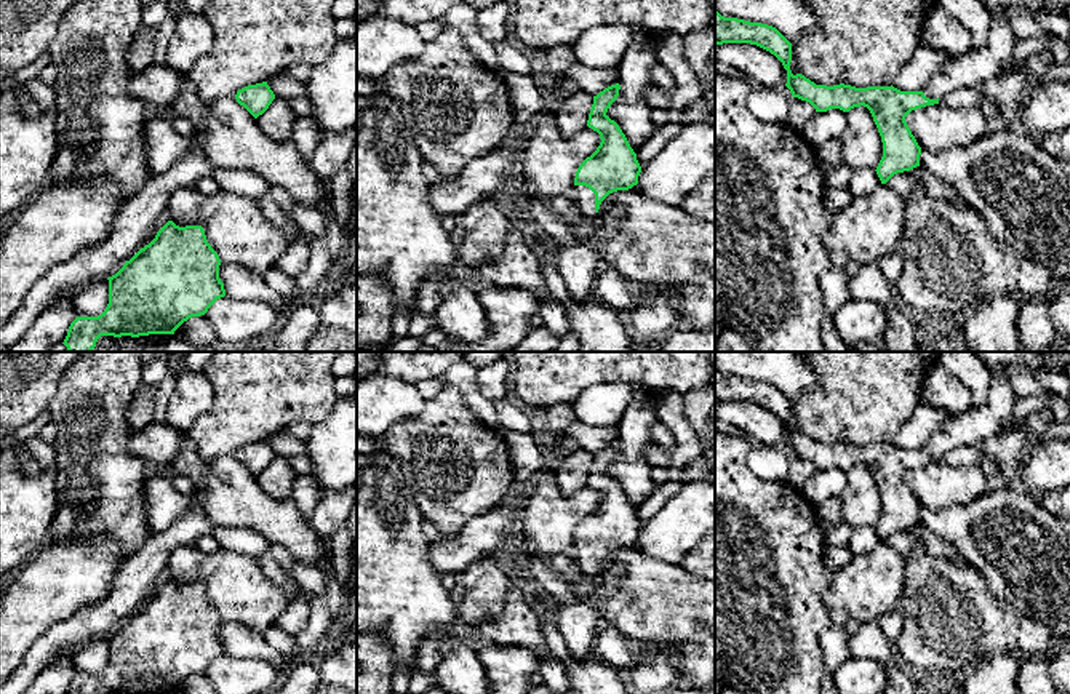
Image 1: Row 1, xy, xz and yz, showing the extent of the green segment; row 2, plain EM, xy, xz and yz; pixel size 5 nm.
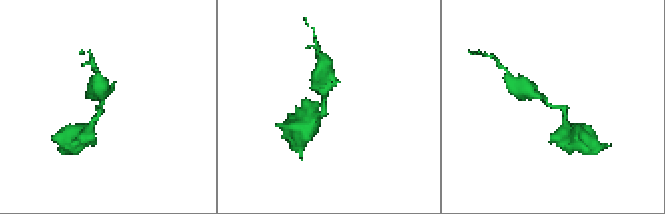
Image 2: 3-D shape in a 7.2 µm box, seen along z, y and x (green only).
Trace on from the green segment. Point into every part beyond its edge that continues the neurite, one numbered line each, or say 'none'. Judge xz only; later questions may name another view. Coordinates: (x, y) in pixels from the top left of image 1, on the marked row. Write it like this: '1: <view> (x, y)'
1: xz (586, 199)

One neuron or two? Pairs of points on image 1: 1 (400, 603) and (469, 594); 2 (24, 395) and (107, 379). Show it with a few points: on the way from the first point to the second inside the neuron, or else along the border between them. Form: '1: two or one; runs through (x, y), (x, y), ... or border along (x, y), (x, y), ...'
1: two; border along (456, 594), (459, 619)
2: two; border along (67, 368), (59, 378), (56, 394), (47, 406)

